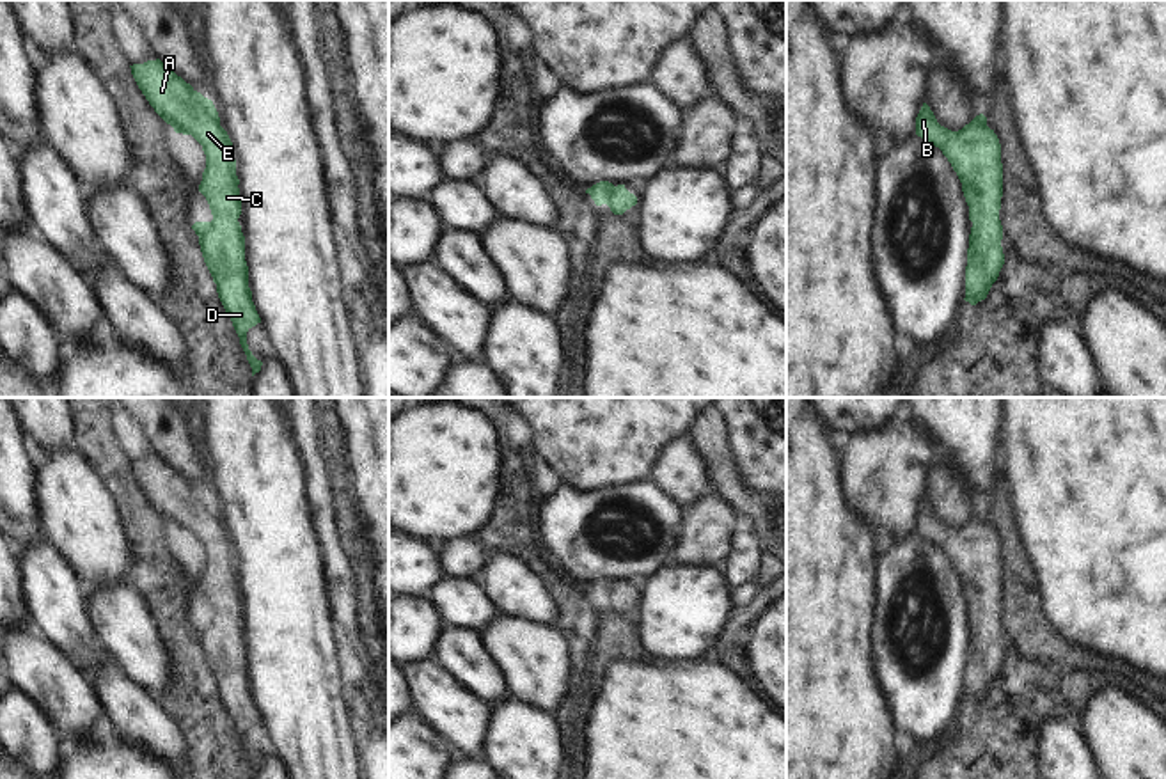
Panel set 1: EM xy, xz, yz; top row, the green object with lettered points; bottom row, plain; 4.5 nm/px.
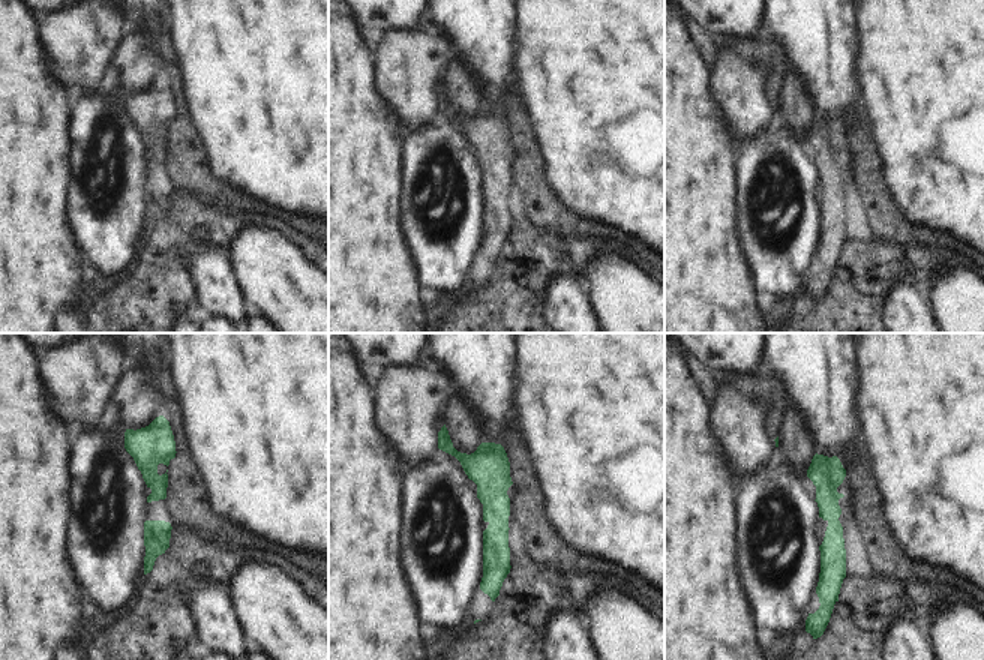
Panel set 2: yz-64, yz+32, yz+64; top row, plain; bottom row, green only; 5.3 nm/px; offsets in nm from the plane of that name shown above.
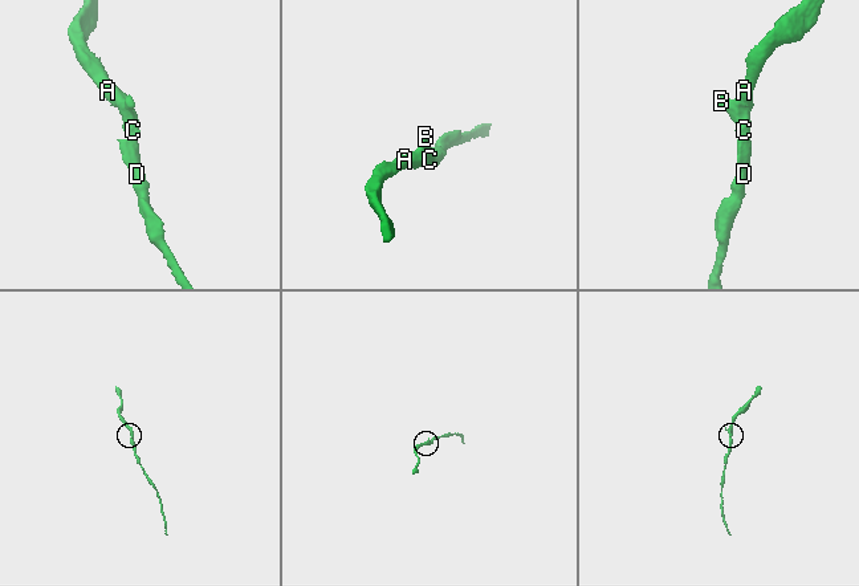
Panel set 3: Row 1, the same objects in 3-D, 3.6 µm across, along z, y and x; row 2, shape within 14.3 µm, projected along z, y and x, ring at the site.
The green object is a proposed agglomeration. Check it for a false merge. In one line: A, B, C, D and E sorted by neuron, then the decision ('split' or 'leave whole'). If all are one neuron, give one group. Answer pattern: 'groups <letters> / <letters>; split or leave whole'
groups A B C D E; leave whole

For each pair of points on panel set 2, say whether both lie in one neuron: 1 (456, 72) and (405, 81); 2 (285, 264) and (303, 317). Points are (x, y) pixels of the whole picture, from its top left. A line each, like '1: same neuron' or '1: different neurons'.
1: different neurons
2: same neuron

